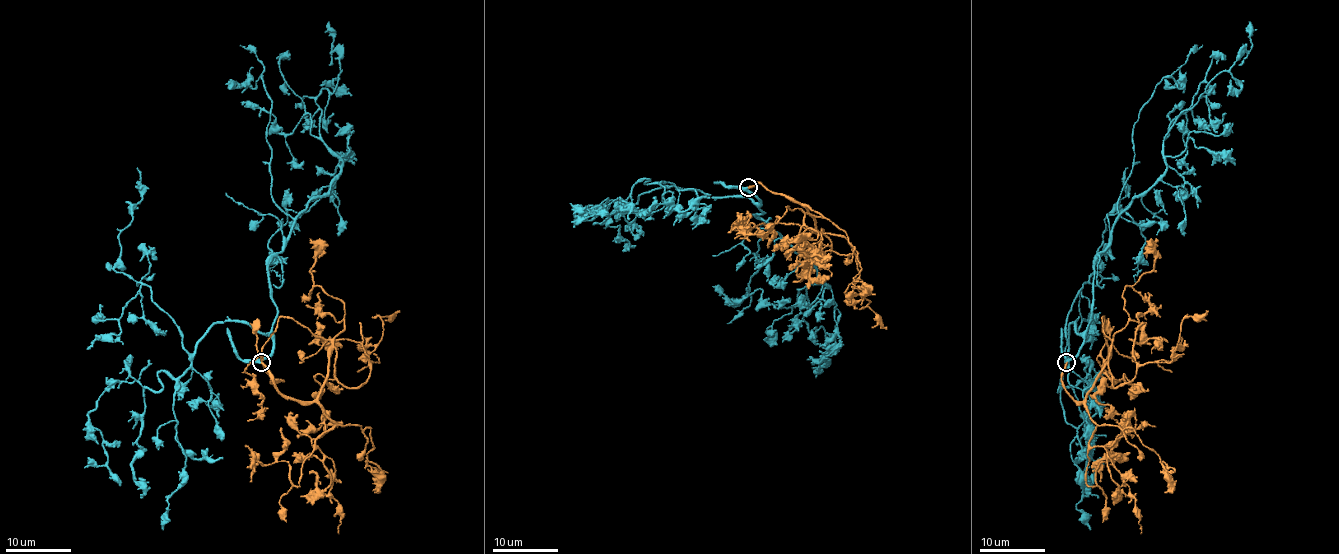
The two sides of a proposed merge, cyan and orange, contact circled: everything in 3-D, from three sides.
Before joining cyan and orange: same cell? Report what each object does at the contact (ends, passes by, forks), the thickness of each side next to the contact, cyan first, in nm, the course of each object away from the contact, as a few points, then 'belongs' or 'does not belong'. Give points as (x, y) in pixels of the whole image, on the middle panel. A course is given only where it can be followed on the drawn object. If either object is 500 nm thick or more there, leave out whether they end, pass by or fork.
cyan passes by; orange ends there; 340 nm thick on the cyan side, 280 nm on the other; cyan runs (749, 187), (763, 212), (755, 215), (828, 286), (806, 289), (803, 320), (828, 342), (814, 370); orange runs (749, 187), (800, 202), (818, 233), (732, 226), (750, 217), (734, 238); belongs

